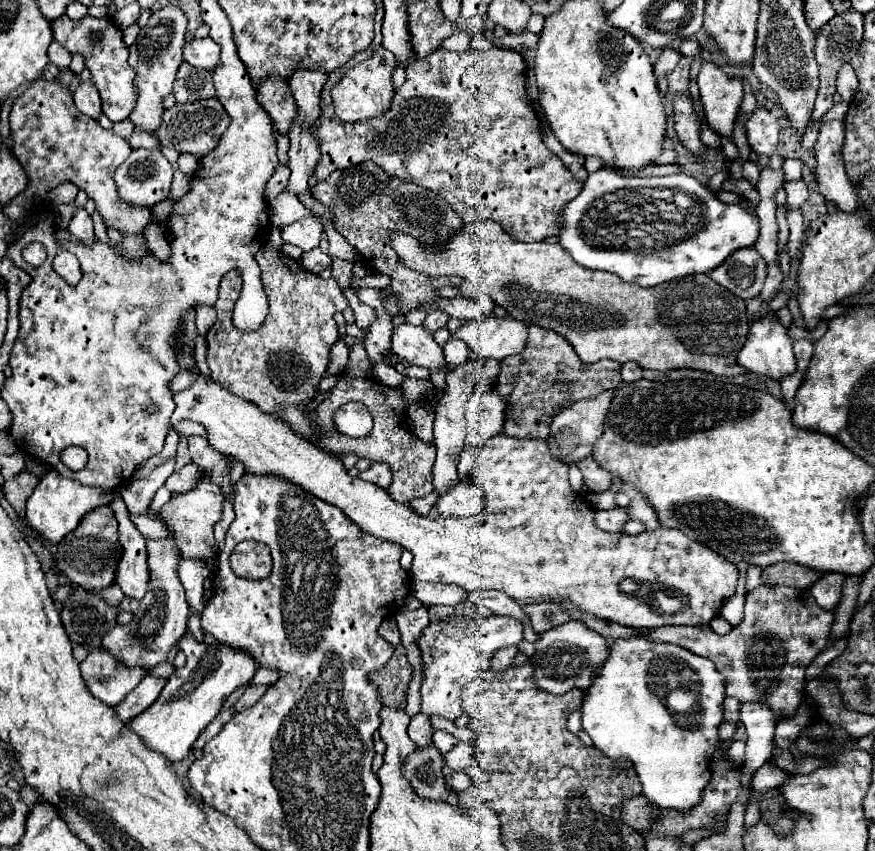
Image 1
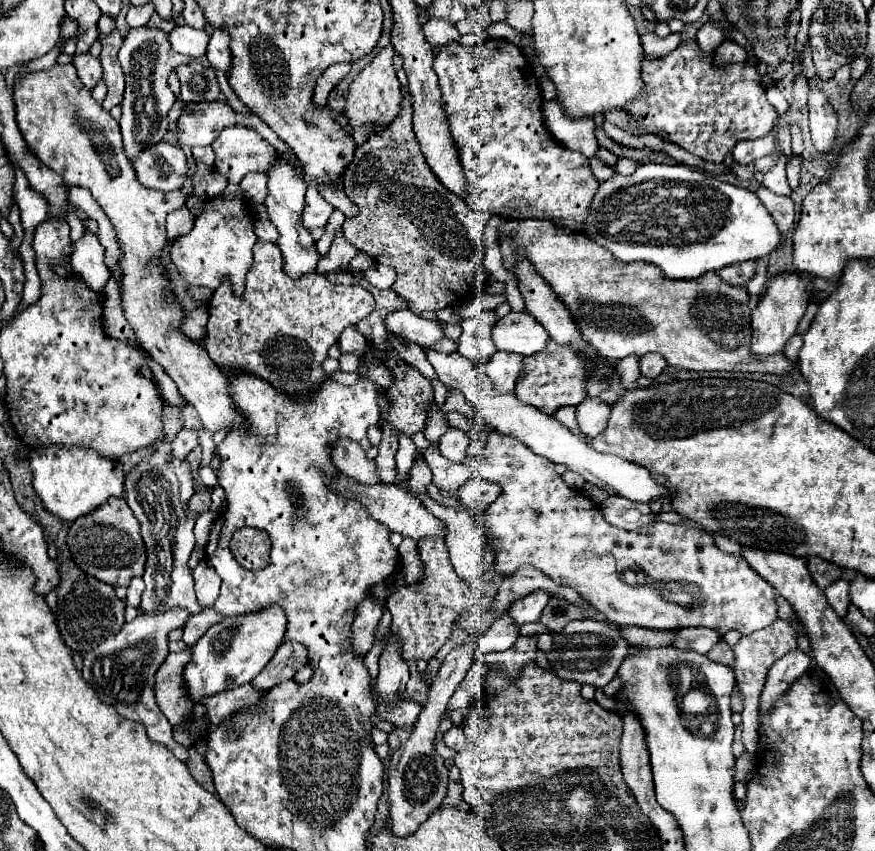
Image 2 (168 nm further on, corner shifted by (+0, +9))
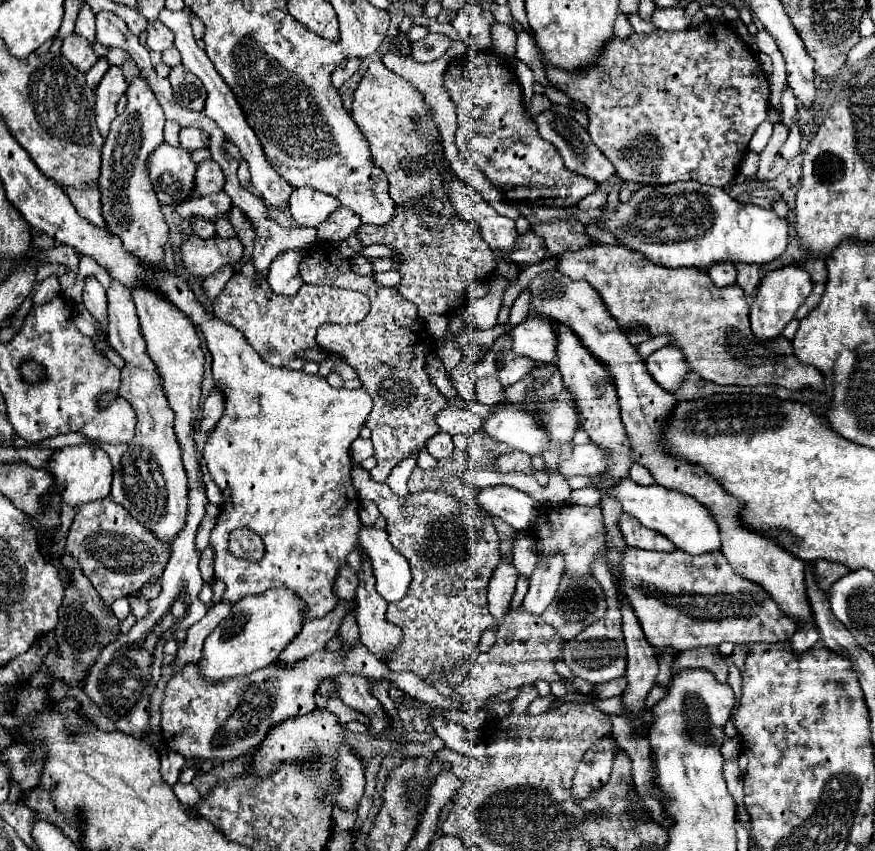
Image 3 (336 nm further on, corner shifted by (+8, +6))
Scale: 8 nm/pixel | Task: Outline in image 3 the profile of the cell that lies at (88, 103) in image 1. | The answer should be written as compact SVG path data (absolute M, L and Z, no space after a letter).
M71 34L69 38L63 40L61 46L61 54L71 62L71 66L75 66L79 72L89 72L89 68L99 60L95 56L95 52L91 50L89 42L77 34Z

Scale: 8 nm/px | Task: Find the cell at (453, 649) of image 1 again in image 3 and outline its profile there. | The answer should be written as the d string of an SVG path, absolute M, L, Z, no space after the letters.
M555 556L549 560L539 560L535 572L529 578L529 590L523 600L523 610L541 616L549 602L555 598L559 580L563 576L563 558Z

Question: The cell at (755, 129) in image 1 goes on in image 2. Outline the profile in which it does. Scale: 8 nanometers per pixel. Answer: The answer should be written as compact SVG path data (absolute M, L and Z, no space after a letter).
M695 39L683 41L665 57L645 55L641 73L645 83L641 97L623 107L635 121L633 135L665 135L667 143L703 161L723 163L735 143L765 135L777 121L777 113L765 97L757 65L745 61L719 69L713 63L713 55L705 55Z

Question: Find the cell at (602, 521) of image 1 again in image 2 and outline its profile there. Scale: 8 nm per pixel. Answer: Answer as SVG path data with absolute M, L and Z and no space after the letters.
M609 497L605 503L601 503L601 511L607 523L627 531L635 531L635 525L651 527L657 521L657 513L653 513L649 505L631 503L629 499L619 497Z

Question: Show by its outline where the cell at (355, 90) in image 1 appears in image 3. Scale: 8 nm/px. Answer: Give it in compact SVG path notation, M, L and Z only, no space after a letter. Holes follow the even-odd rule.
M381 60L371 62L355 90L351 118L355 120L363 138L367 140L373 160L387 174L389 194L395 200L395 204L423 202L433 212L439 212L443 216L457 216L443 190L441 176L431 150L439 140L437 124L433 122L433 116L421 92L413 84L385 68ZM413 116L421 116L423 122L415 124Z

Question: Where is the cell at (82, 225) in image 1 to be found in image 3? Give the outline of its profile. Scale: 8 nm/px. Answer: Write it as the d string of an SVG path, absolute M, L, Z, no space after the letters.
M95 276L85 278L85 288L83 288L83 306L99 320L101 328L105 330L105 310L107 310L107 298L105 298L105 288L99 284Z

